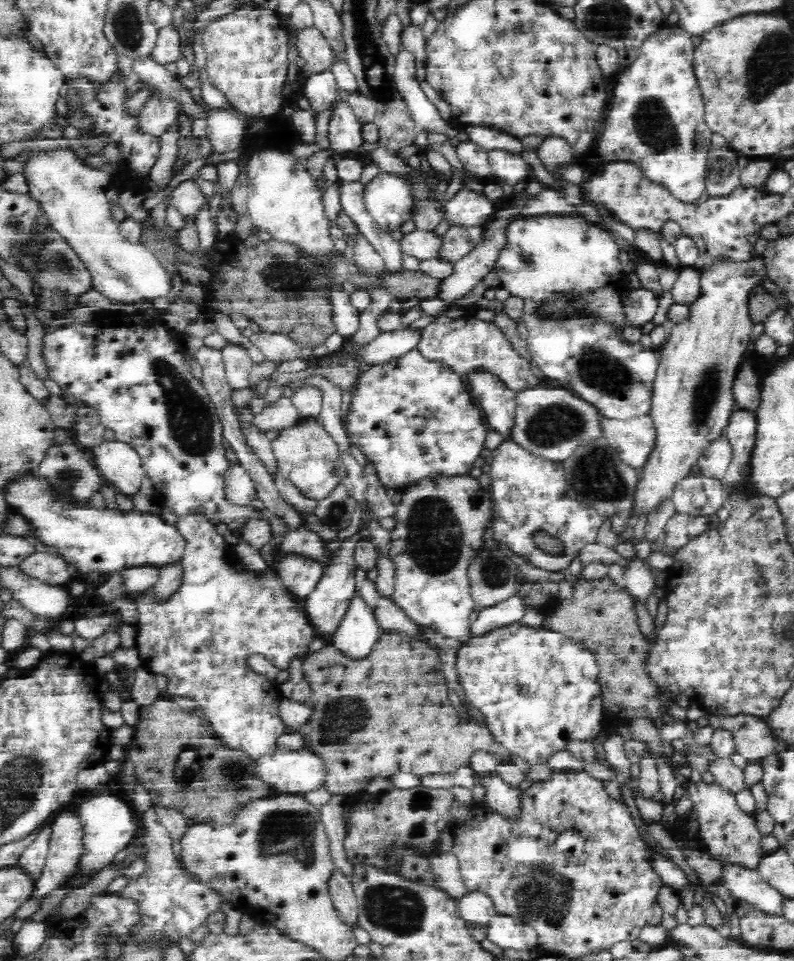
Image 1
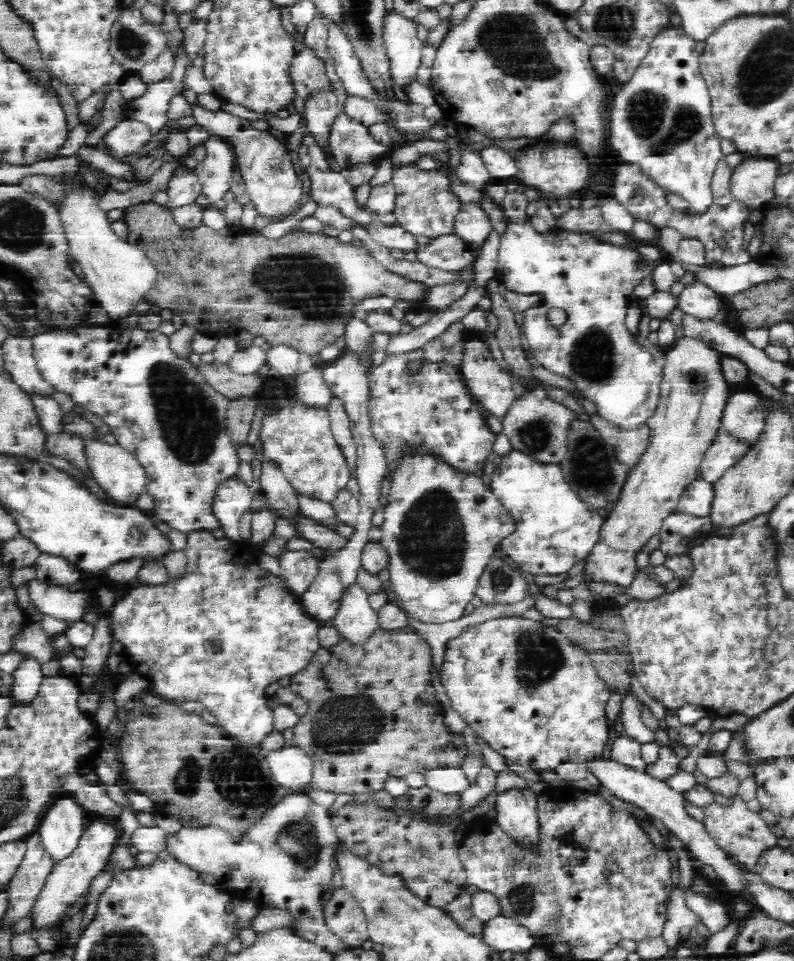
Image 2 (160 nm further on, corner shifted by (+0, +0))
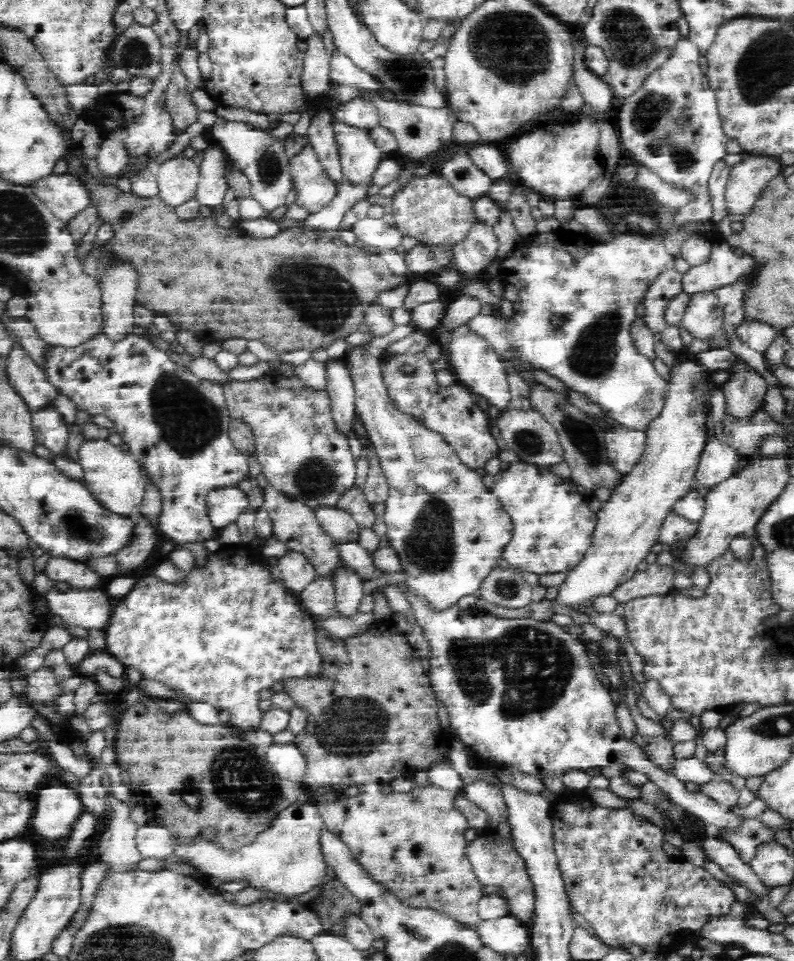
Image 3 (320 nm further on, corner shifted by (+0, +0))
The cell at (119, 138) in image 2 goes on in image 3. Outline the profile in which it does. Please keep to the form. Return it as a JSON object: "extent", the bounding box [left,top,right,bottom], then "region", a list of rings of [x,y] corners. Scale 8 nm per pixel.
{"extent":[95,139,130,178],"region":[[[104,139],[102,141],[100,150],[95,158],[98,170],[105,178],[110,176],[121,176],[122,170],[126,168],[130,162],[130,155],[128,155],[128,147],[124,141],[120,139]]]}

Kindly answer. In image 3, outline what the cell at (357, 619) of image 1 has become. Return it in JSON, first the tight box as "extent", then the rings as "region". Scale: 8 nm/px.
{"extent":[330,567,364,618],"region":[[[351,567],[340,568],[332,572],[330,577],[334,579],[334,590],[336,591],[335,612],[341,617],[352,618],[358,613],[360,600],[364,596],[364,580]]]}

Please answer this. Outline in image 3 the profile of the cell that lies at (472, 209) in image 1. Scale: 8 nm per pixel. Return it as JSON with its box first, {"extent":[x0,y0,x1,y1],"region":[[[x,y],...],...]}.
{"extent":[453,218,498,276],"region":[[[475,218],[467,235],[453,245],[453,252],[456,256],[456,270],[461,275],[484,276],[487,266],[498,252],[493,226]]]}

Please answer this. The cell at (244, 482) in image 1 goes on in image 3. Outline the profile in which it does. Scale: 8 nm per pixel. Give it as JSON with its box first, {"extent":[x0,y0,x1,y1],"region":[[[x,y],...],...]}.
{"extent":[206,484,248,529],"region":[[[235,484],[209,492],[206,500],[208,516],[217,529],[234,524],[248,508],[248,495]]]}

